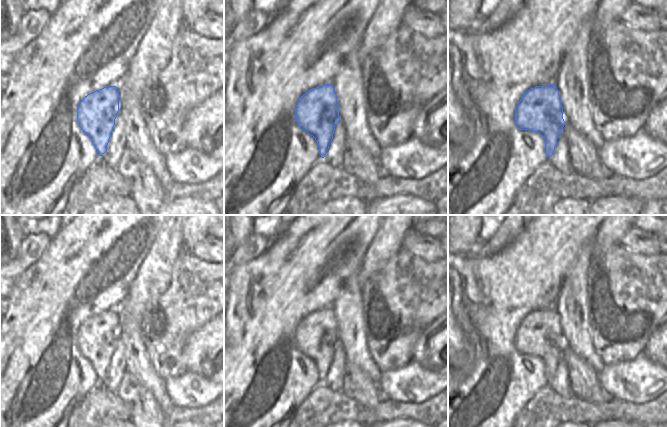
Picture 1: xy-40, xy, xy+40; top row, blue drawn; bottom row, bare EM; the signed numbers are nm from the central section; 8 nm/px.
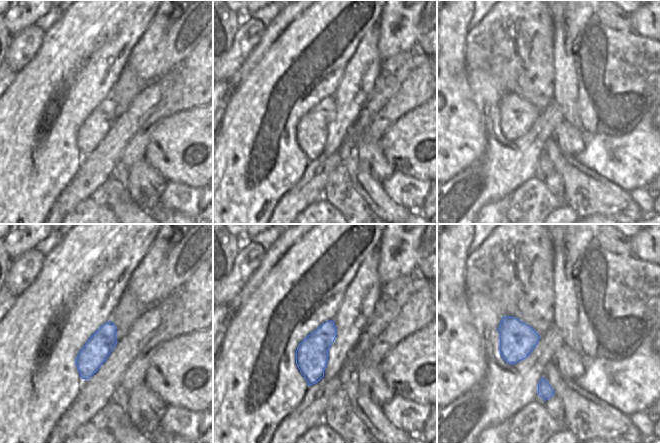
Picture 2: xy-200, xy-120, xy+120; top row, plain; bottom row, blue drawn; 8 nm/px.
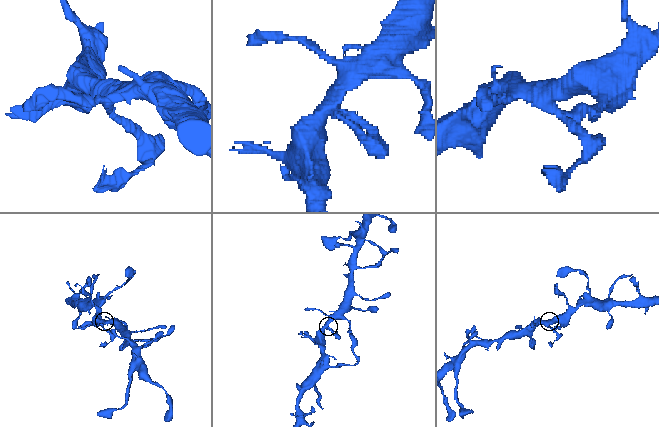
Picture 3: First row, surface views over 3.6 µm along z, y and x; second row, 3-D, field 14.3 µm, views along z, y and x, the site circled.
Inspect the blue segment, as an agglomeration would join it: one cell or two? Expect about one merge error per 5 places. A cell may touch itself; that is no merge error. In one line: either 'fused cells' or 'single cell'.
single cell

